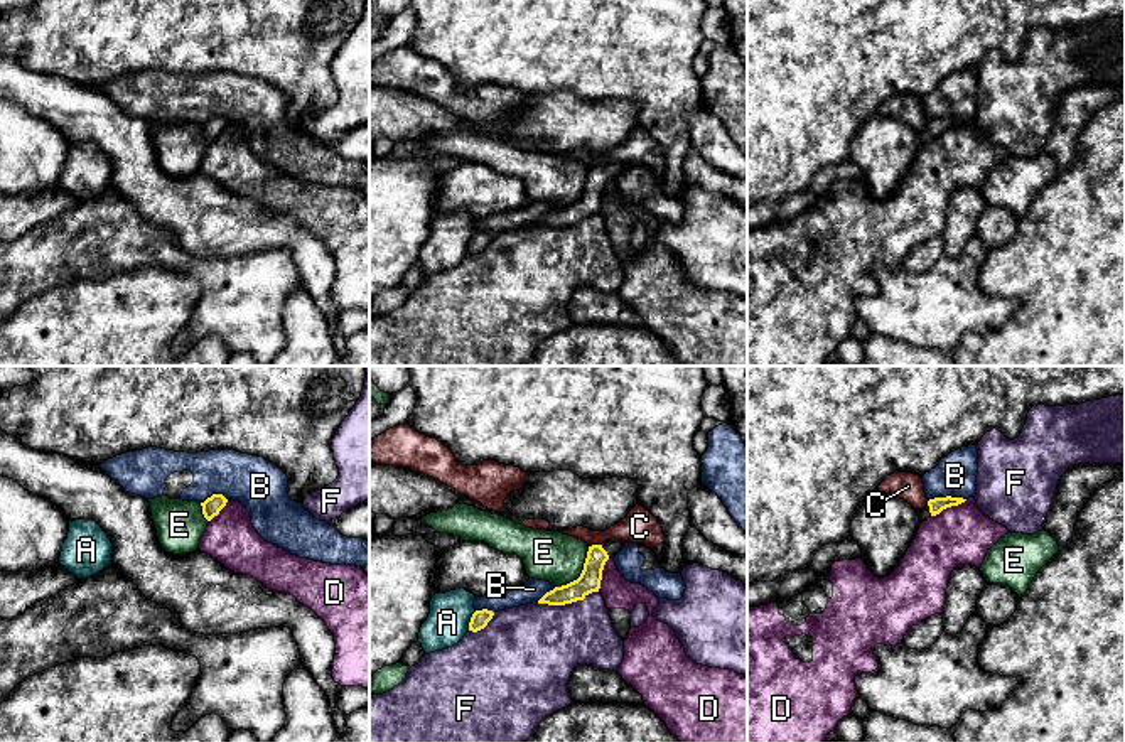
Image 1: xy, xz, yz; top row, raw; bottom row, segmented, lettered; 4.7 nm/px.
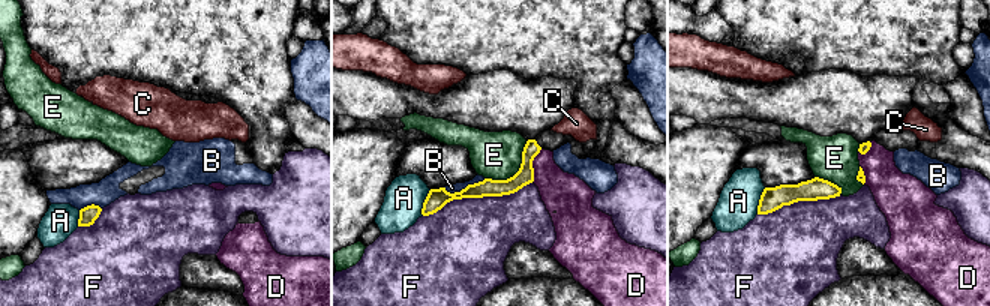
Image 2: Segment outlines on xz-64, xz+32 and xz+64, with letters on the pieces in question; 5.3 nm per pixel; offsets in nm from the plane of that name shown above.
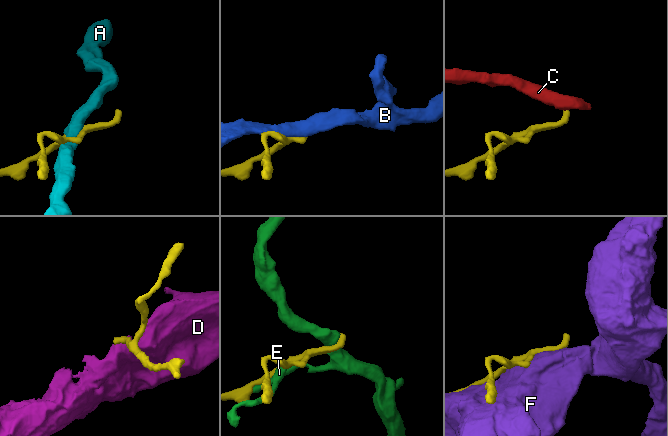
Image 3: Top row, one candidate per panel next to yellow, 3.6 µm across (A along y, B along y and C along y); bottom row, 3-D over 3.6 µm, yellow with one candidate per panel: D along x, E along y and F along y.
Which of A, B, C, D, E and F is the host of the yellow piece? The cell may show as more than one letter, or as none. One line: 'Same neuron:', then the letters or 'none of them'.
Same neuron: none of them

